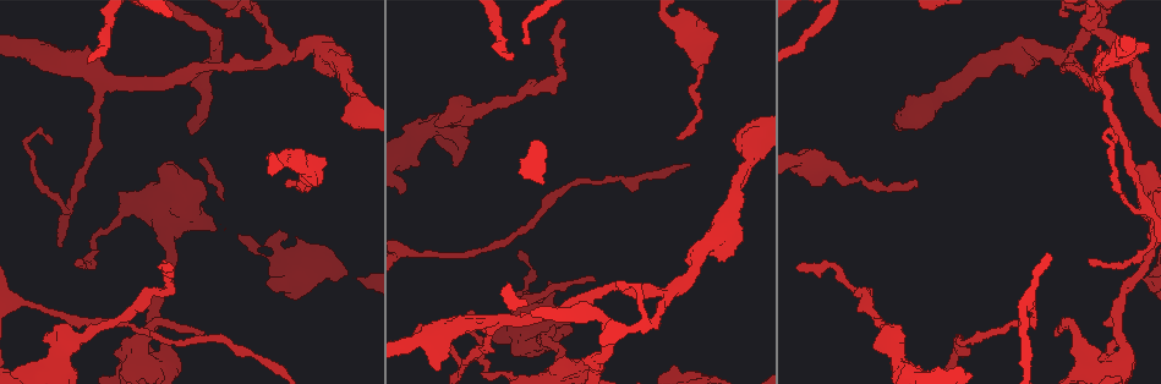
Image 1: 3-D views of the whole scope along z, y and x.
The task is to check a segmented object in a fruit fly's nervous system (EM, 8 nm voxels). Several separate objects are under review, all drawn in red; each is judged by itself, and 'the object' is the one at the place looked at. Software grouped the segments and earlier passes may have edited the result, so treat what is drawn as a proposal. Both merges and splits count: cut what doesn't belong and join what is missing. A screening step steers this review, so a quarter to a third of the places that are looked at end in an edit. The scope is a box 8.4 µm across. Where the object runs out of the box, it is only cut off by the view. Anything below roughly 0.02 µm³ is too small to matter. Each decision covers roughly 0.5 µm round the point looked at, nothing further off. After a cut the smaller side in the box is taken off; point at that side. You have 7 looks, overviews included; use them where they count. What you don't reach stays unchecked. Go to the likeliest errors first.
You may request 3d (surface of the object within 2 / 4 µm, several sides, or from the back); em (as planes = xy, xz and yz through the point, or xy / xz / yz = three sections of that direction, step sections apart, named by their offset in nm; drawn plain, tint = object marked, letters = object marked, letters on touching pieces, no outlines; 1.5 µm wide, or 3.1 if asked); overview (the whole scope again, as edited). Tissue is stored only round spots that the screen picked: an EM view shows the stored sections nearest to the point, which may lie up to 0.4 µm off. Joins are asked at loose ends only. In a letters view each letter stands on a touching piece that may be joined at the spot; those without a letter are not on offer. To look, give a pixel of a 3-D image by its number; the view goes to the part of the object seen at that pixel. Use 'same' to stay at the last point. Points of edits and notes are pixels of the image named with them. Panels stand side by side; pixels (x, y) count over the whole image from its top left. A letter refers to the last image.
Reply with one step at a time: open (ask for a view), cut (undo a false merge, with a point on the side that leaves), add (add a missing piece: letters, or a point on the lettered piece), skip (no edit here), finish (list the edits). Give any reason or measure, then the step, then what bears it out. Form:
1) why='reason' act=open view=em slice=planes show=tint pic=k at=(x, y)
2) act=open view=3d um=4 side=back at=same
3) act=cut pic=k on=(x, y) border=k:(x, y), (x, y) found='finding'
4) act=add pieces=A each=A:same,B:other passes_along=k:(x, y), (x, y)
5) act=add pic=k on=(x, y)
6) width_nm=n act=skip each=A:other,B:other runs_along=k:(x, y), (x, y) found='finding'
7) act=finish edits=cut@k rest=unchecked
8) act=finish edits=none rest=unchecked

why='abrupt turn' act=open view=3d um=4 pic=1 at=(170, 288)

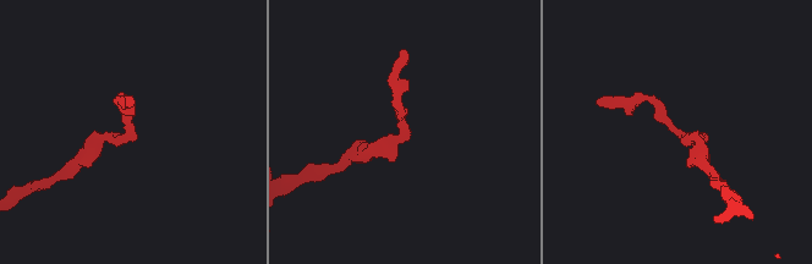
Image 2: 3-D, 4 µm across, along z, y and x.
why='need the tissue' act=open view=em slice=planes show=tint pic=2 at=(678, 133)

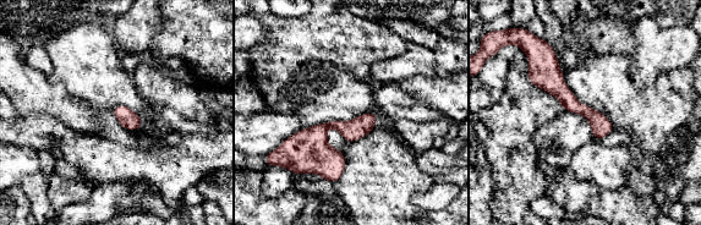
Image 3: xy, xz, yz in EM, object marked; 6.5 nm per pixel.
why='what lies round it' act=open view=em slice=planes show=letters at=same

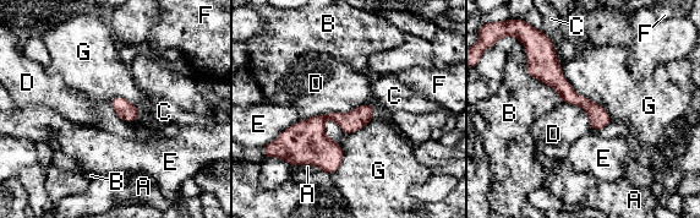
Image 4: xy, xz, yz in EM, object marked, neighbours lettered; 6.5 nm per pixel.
act=skip each=A:other,B:other,C:other,D:other,E:other,F:other,G:other runs_along=4:(534, 54), (575, 99), (607, 119) found='continuous, no second neuron'

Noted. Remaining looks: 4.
why='free end' act=open view=3d um=2 pic=1 at=(1056, 337)

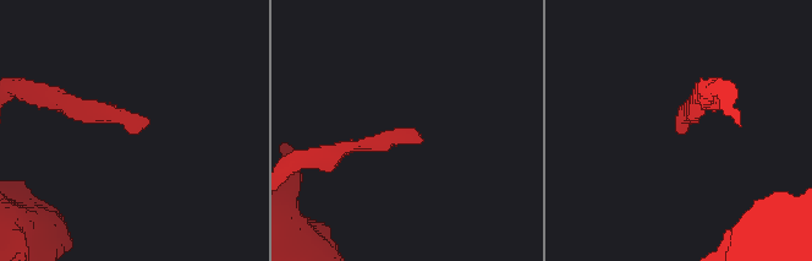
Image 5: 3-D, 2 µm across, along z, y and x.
why='need the tissue' act=open view=em slice=planes show=letters pic=5 at=(676, 128)

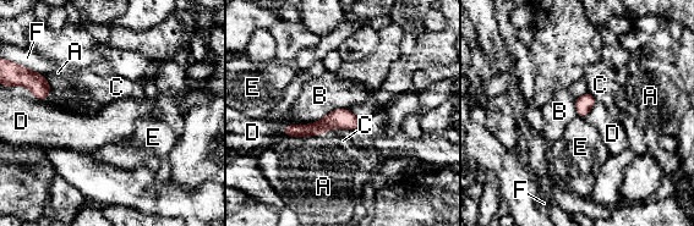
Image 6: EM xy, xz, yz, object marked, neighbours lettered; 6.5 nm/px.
act=skip each=A:other,B:other,C:other,D:other,E:other,F:other border=6:(348, 108), (333, 109), (317, 121) found='none of them fits'

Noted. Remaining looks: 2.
why='thick turns thin' act=open view=em slice=planes show=letters pic=1 at=(750, 166)

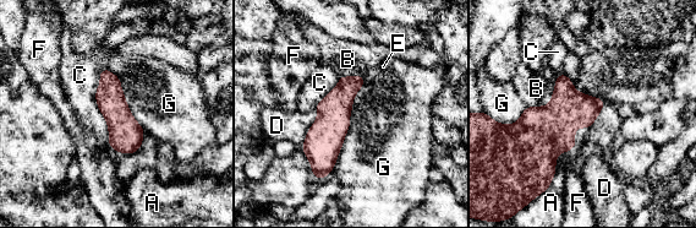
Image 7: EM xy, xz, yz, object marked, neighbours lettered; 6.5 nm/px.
act=skip each=A:other,B:other,C:other,D:other,E:other,F:other,G:other found='continuous, no second neuron'

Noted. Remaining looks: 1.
act=finish edits=none rest=unchecked

